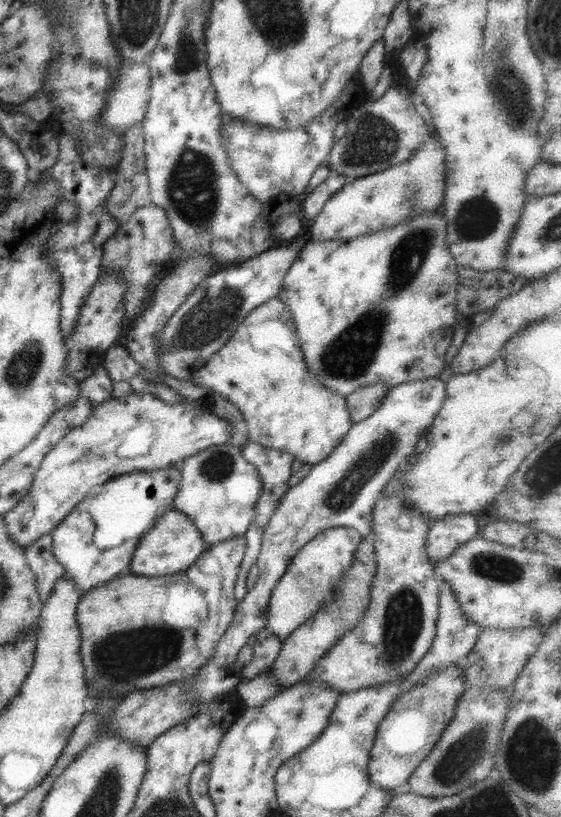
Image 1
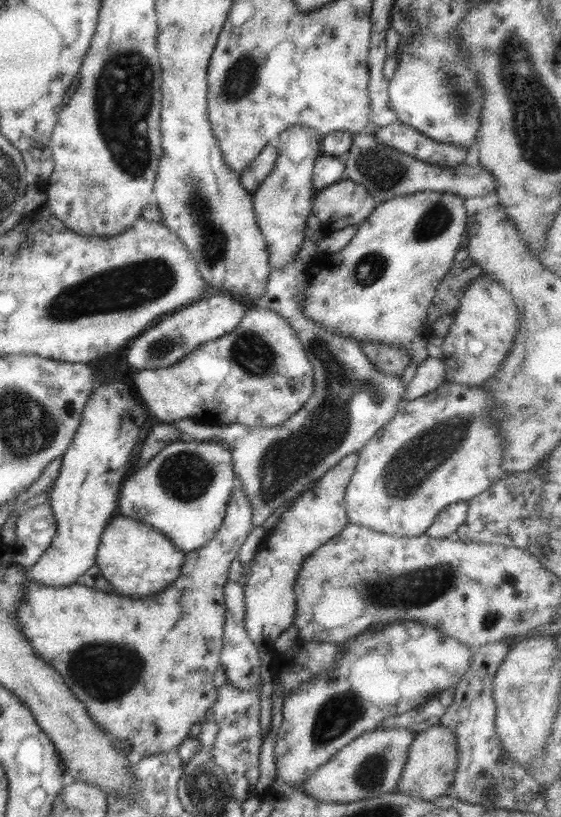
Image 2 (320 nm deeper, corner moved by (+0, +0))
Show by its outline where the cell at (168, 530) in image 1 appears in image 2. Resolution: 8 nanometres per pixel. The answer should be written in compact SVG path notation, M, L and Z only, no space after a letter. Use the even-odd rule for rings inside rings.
M118 516L106 525L102 533L95 565L112 585L113 592L142 599L162 592L180 576L185 555L149 524Z

